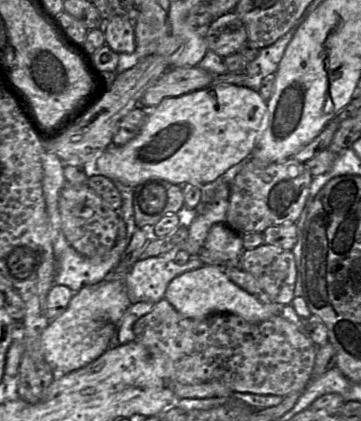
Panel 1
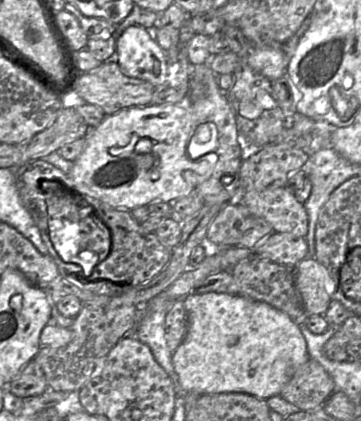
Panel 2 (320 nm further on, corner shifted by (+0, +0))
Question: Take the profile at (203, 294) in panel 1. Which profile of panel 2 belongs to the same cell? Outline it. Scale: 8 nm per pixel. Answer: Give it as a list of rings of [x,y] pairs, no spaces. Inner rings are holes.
[[[191,292],[183,298],[187,314],[186,336],[173,352],[172,361],[180,385],[186,393],[245,393],[260,399],[280,395],[294,369],[310,359],[299,326],[286,313],[240,294]]]

